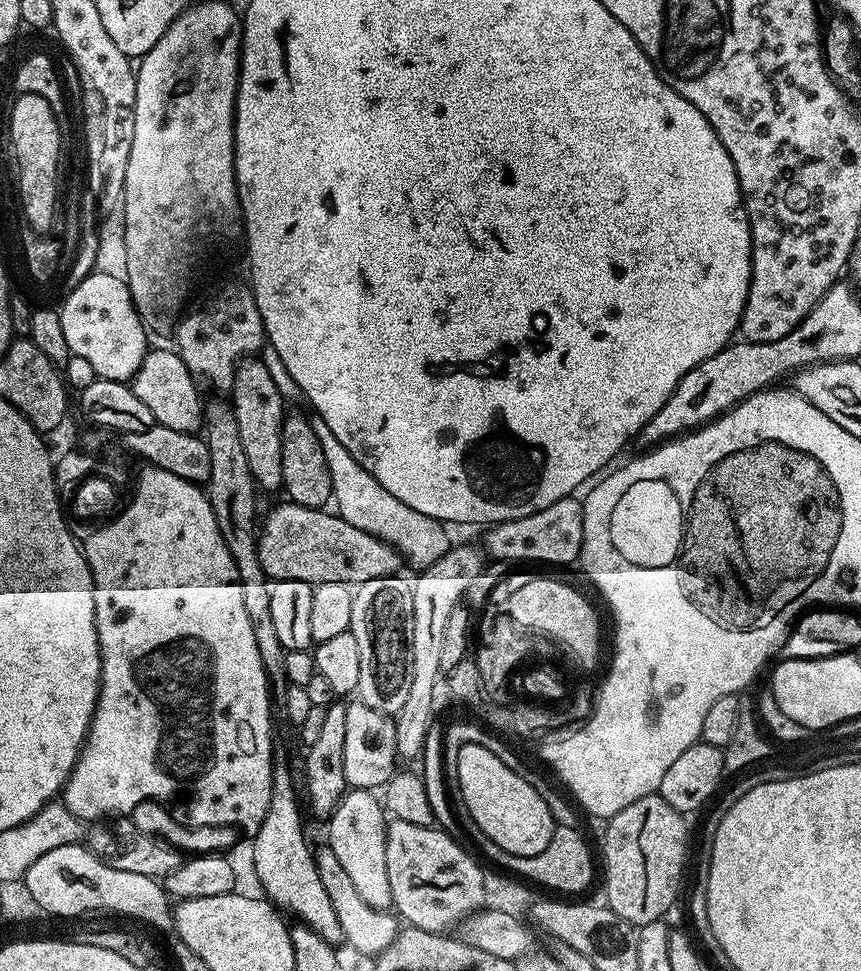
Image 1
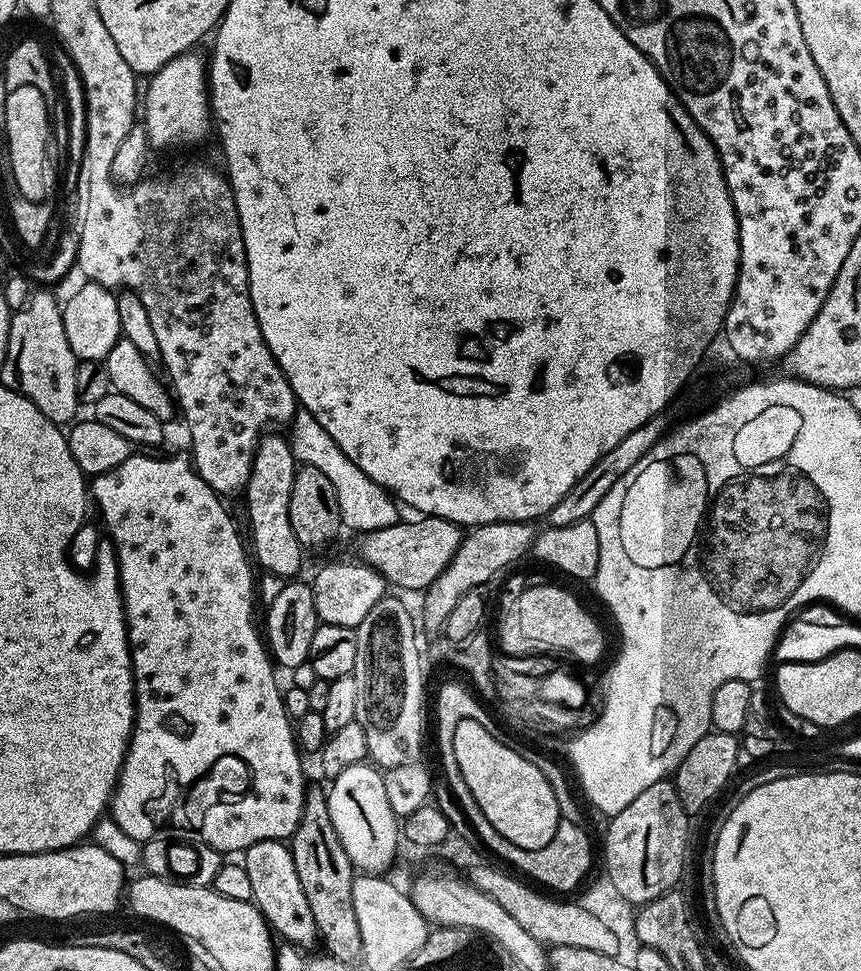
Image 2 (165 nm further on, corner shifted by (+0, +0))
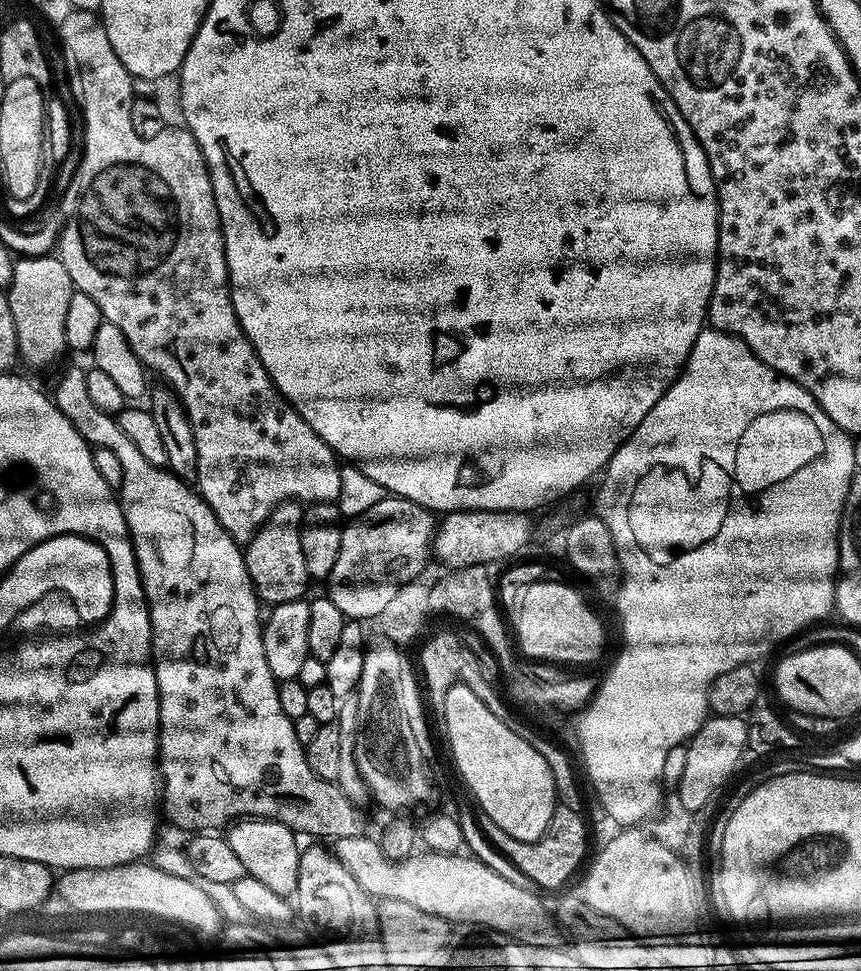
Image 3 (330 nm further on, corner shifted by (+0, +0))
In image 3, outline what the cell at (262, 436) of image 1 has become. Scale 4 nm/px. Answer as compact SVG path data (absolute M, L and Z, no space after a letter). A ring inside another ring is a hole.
M284 500L270 514L270 518L264 520L264 524L254 534L254 538L247 541L243 549L246 570L252 579L252 585L256 591L256 599L261 605L271 606L282 602L294 602L305 599L310 577L306 570L306 561L302 558L302 538L300 537L300 527L304 525L304 514L306 508L301 501Z

